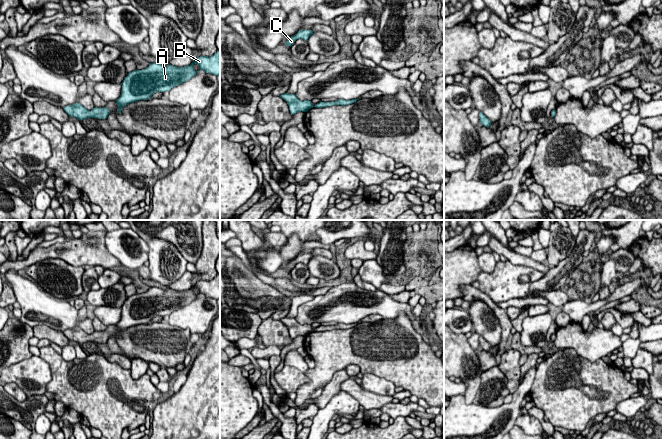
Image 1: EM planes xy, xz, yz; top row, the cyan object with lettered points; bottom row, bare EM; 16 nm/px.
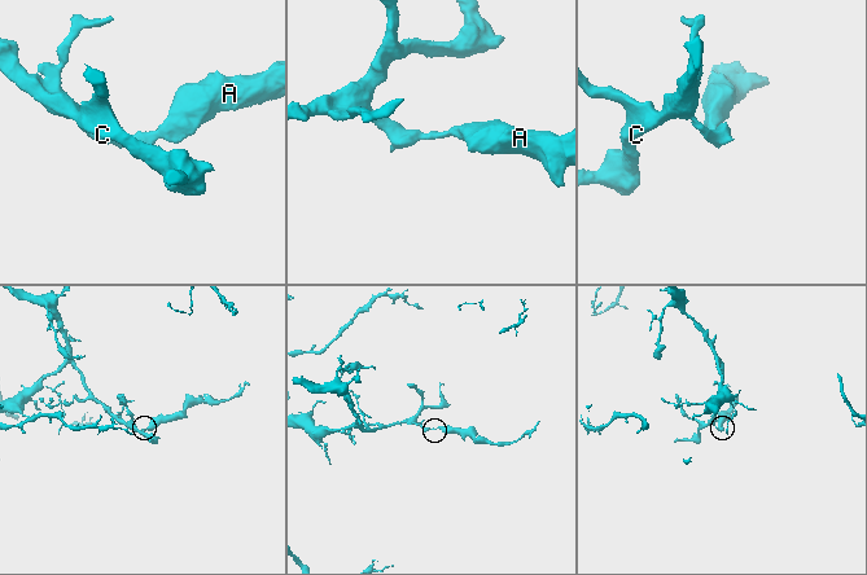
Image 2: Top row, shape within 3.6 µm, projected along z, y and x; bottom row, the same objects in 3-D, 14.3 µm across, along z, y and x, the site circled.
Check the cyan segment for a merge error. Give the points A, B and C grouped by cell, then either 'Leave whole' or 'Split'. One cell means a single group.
Groups: A B / C. Split

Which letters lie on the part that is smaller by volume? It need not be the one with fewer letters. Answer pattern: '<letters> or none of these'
A, B

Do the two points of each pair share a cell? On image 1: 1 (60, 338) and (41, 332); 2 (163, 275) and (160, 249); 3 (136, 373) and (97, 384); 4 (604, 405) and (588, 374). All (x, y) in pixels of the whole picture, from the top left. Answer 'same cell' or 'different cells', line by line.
1: same cell
2: same cell
3: different cells
4: same cell

